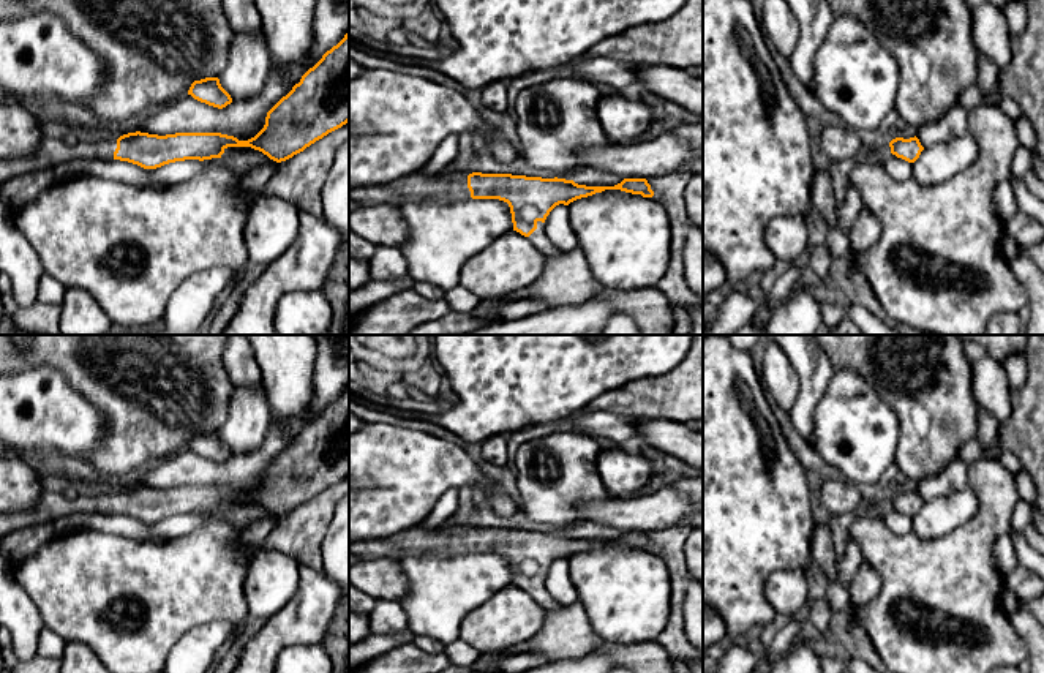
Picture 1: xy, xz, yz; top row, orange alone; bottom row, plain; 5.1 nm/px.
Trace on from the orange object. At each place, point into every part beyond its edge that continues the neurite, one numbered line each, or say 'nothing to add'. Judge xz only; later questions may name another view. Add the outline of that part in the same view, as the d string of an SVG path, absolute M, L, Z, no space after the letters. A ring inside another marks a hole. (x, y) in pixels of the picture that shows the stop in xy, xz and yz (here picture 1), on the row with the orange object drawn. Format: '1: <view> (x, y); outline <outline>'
1: xz (416, 187); outline M420 172L389 183L349 190L349 199L360 205L396 205L404 202L452 202L471 197L466 174L426 177Z
2: xz (539, 237); outline M537 221L537 229L528 239L545 258L558 256L561 253L548 239L542 221Z

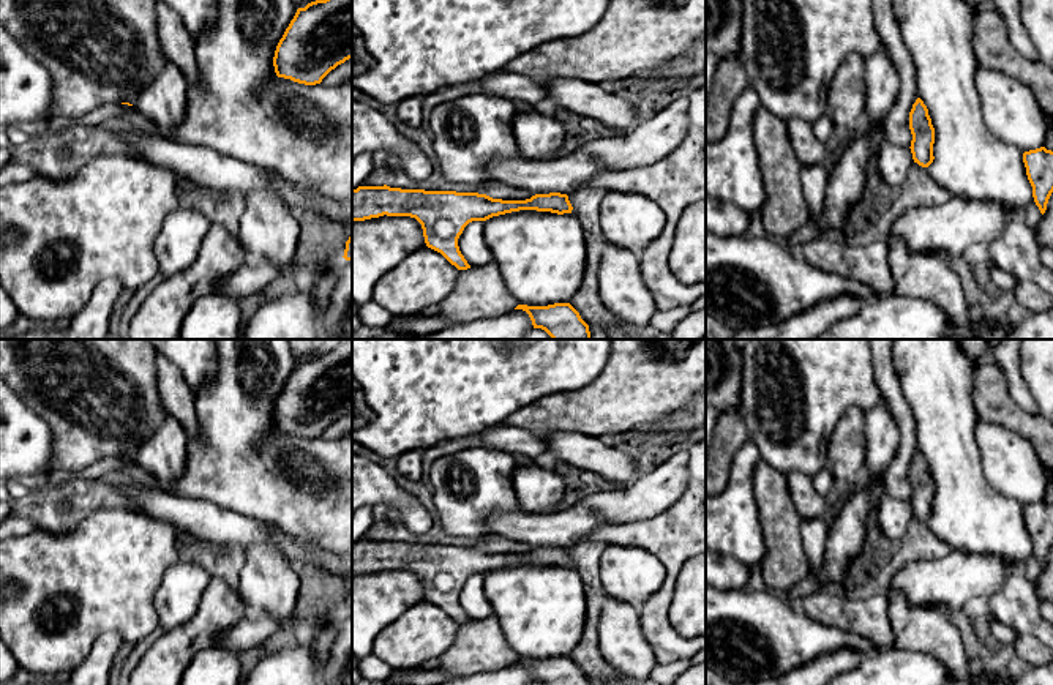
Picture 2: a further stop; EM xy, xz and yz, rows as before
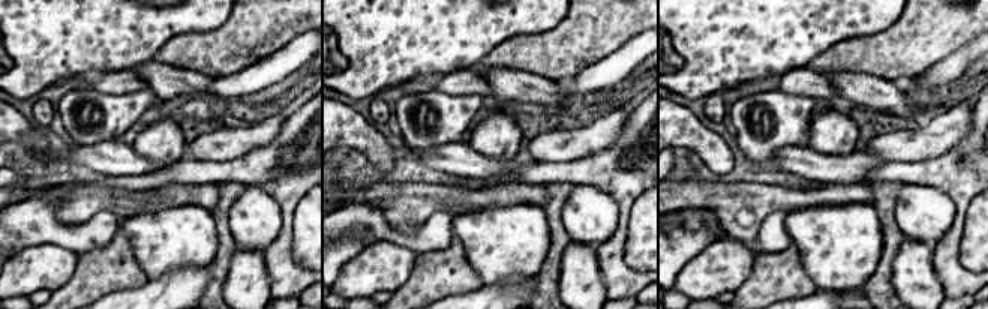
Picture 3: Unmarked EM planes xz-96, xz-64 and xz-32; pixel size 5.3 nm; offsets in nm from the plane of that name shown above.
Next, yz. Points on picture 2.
nothing to add

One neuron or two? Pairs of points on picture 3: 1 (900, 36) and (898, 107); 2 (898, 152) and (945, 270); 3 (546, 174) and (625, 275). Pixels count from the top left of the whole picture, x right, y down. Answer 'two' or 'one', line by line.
1: two
2: two
3: one

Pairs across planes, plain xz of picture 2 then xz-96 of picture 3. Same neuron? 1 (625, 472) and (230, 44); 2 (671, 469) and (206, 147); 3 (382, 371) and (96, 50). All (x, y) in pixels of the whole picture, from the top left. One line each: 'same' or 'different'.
1: different
2: same
3: same

